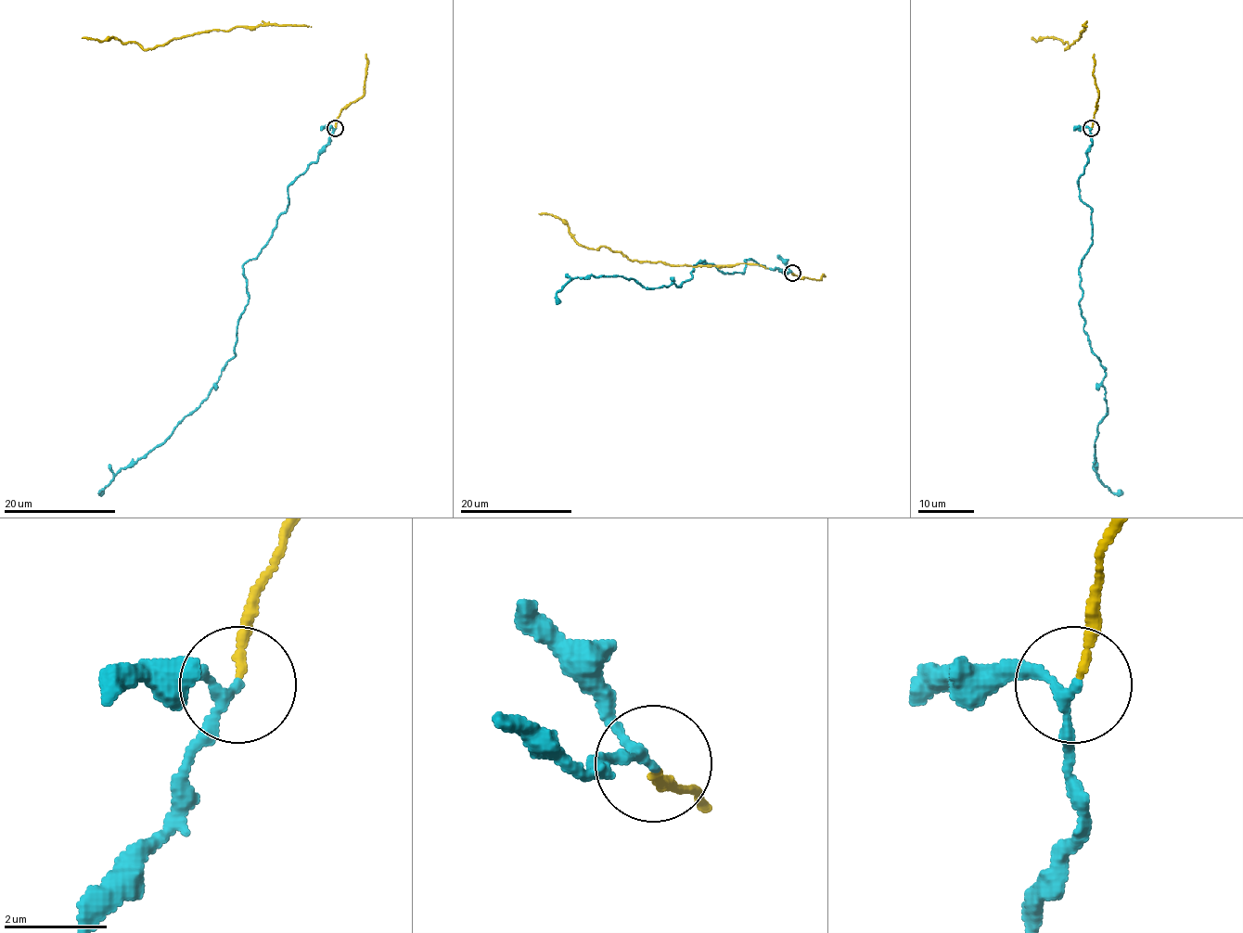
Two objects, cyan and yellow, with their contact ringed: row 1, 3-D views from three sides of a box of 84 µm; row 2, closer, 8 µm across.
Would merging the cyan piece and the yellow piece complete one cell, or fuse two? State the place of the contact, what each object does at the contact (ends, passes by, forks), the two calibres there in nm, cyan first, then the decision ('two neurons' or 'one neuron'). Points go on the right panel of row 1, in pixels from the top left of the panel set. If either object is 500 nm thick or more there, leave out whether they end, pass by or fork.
(1091, 128) | cyan passes by | yellow ends | 170/160 nm | one neuron

